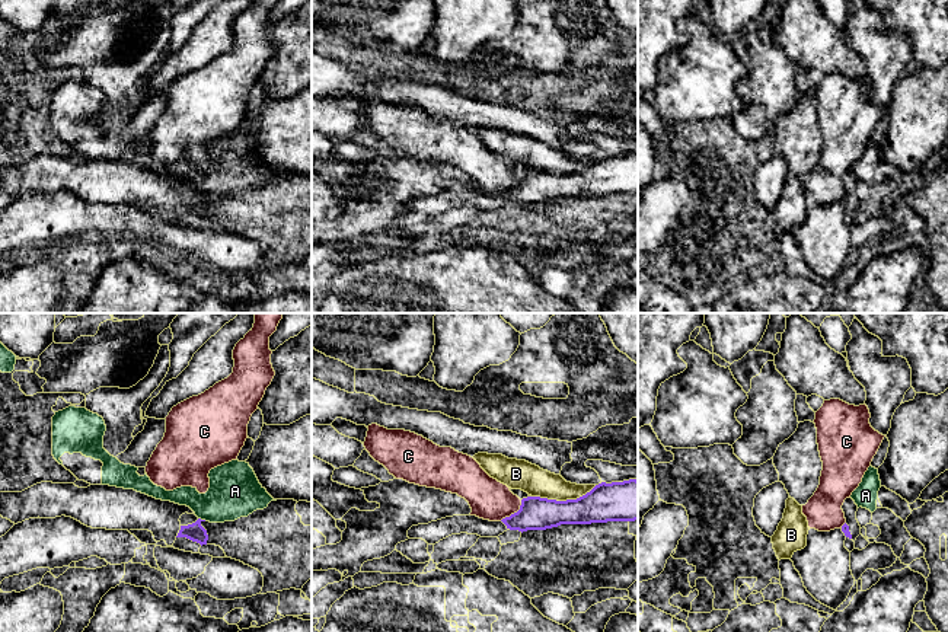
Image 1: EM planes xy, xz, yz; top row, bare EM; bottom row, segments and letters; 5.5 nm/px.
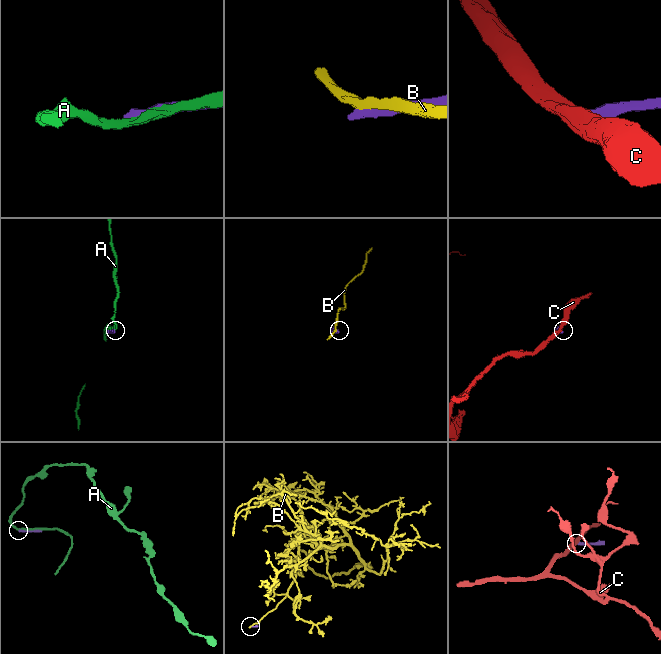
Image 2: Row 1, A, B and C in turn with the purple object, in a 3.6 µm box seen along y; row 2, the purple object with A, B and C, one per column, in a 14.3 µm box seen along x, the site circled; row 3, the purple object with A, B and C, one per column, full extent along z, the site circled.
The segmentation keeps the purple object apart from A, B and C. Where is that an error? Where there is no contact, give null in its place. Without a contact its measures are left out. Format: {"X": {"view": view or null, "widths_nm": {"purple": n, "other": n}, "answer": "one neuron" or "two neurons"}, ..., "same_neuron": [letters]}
{"A": {"view": "xy", "widths_nm": {"purple": 100, "other": 280}, "answer": "two neurons"}, "B": {"view": "xz", "widths_nm": {"purple": 220, "other": 160}, "answer": "two neurons"}, "C": {"view": "xz", "widths_nm": {"purple": 180, "other": 220}, "answer": "two neurons"}, "same_neuron": []}

